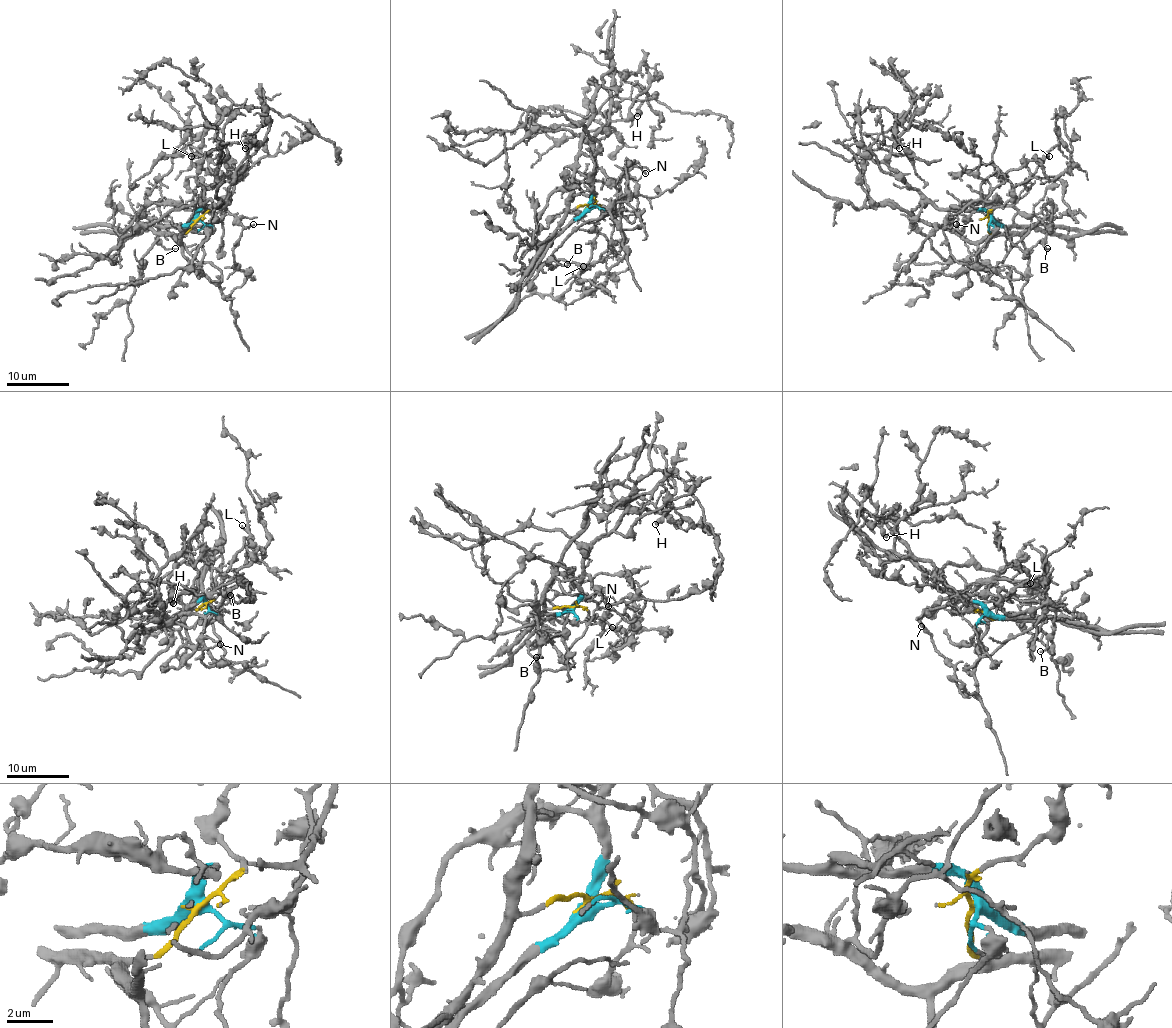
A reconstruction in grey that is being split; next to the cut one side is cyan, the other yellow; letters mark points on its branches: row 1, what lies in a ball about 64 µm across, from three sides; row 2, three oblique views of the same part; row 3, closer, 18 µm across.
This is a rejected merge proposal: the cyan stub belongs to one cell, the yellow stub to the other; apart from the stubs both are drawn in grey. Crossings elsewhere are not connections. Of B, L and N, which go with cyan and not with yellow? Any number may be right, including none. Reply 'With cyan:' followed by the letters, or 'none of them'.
With cyan: B, N

